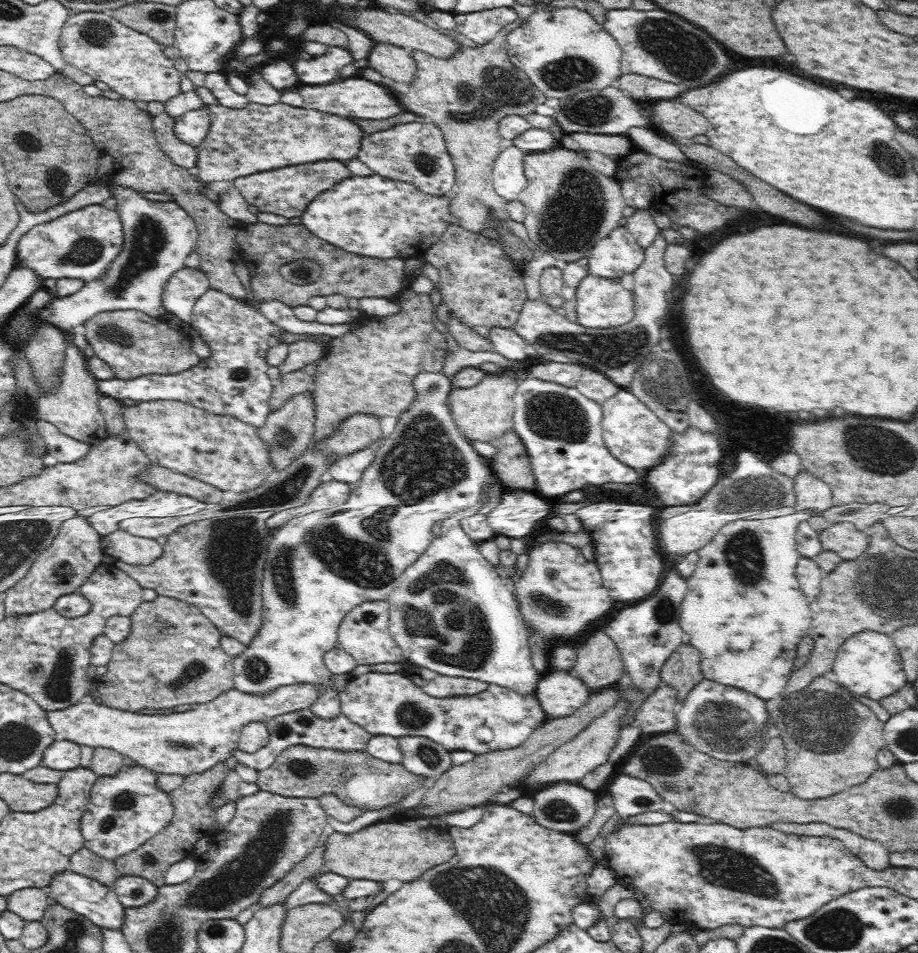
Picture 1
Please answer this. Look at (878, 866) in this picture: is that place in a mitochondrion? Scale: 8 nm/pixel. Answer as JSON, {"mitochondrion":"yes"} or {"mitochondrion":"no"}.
{"mitochondrion":"no"}

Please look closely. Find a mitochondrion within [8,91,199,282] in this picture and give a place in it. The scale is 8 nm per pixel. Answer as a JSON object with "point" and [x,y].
{"point":[86,250]}

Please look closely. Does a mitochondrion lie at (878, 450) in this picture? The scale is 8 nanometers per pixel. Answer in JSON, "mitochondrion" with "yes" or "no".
{"mitochondrion":"yes"}

